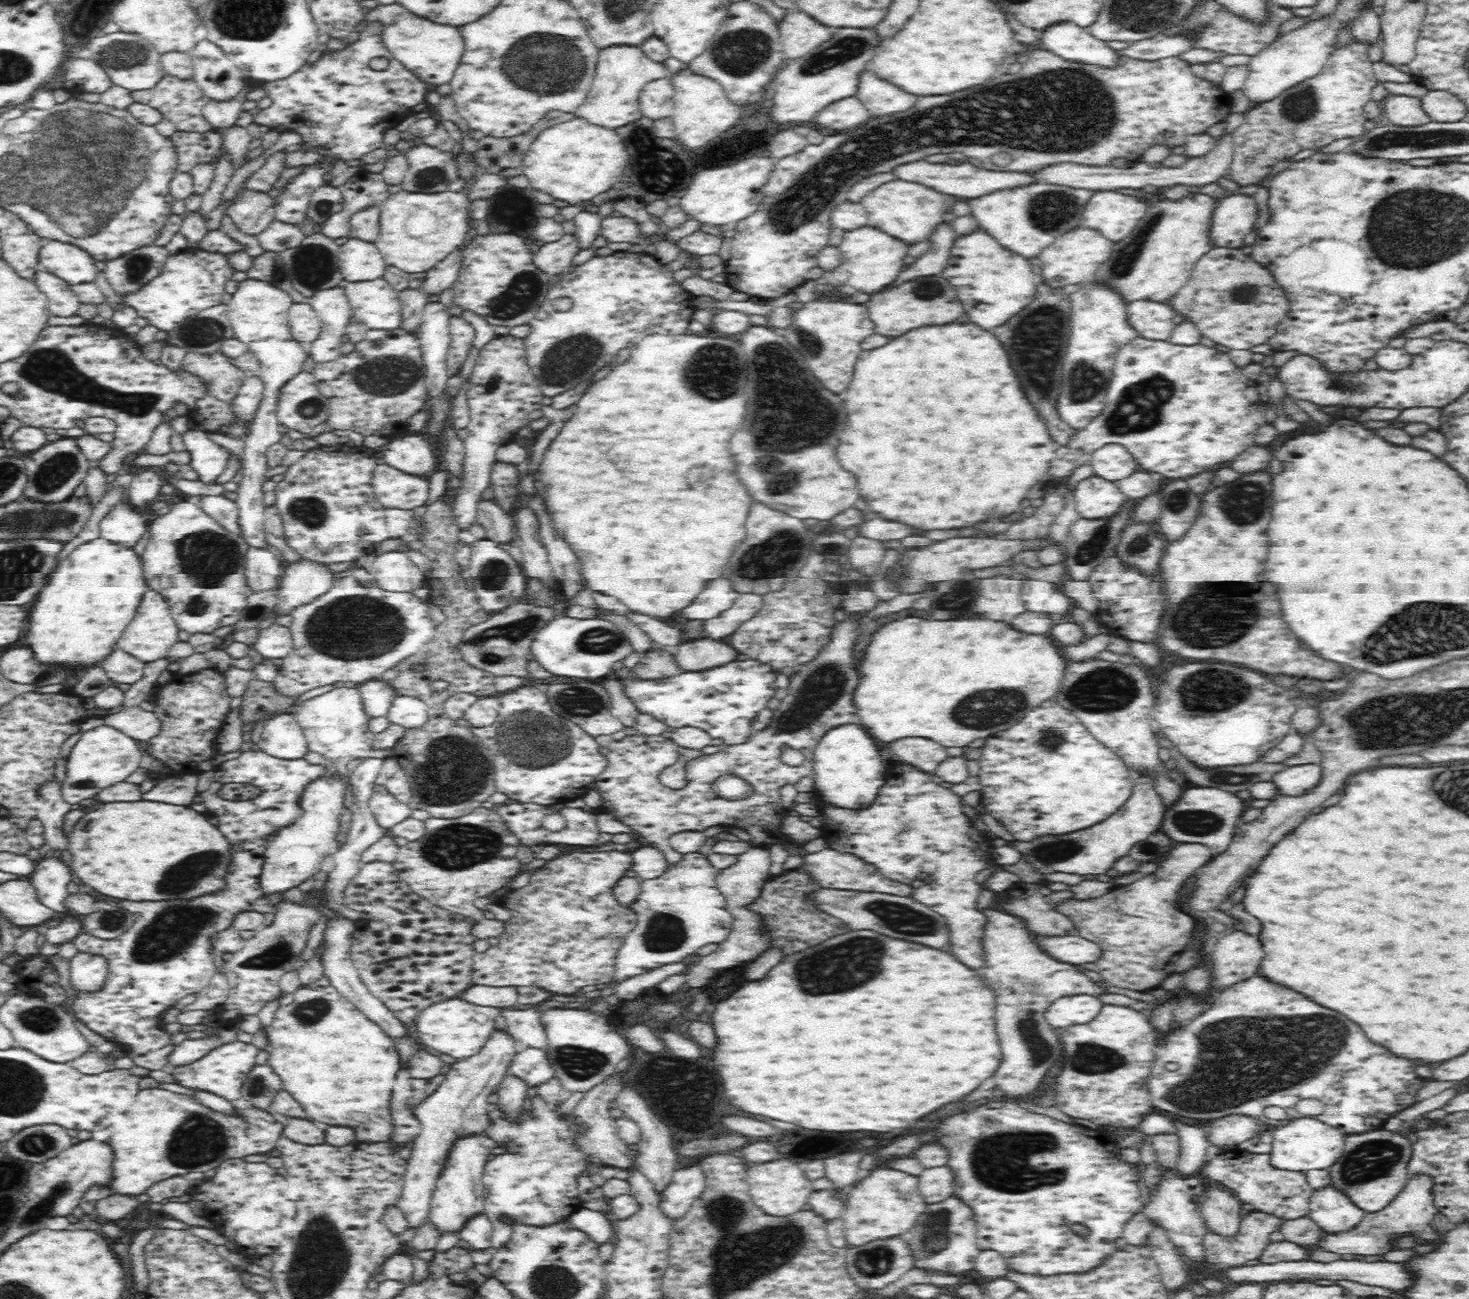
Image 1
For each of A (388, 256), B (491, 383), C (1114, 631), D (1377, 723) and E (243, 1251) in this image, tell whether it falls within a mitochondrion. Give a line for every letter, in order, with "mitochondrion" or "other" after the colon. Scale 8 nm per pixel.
A: other
B: mitochondrion
C: other
D: mitochondrion
E: other

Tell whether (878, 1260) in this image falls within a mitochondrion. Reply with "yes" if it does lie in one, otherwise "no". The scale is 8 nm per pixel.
yes

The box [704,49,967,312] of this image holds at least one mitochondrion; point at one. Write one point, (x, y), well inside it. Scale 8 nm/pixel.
(924, 290)

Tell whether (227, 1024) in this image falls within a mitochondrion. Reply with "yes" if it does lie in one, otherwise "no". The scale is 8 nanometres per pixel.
no

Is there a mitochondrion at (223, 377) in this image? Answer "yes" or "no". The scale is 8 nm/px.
no

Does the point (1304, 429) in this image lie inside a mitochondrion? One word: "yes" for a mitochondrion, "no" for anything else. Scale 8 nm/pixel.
no

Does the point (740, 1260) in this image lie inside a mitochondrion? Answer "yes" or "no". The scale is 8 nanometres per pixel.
yes

